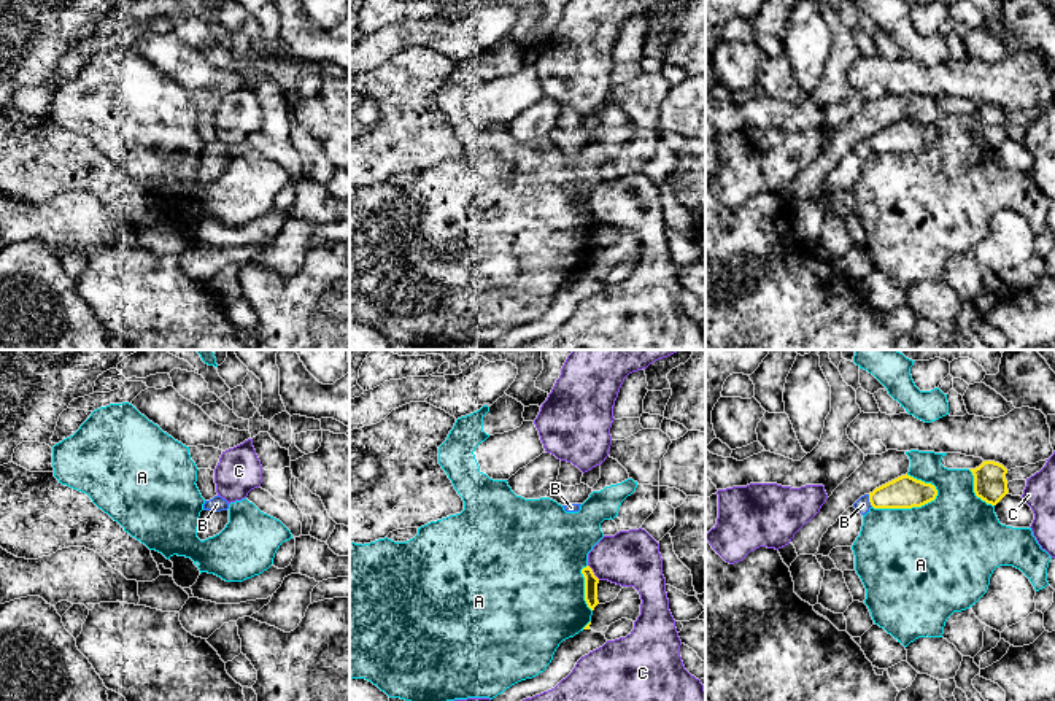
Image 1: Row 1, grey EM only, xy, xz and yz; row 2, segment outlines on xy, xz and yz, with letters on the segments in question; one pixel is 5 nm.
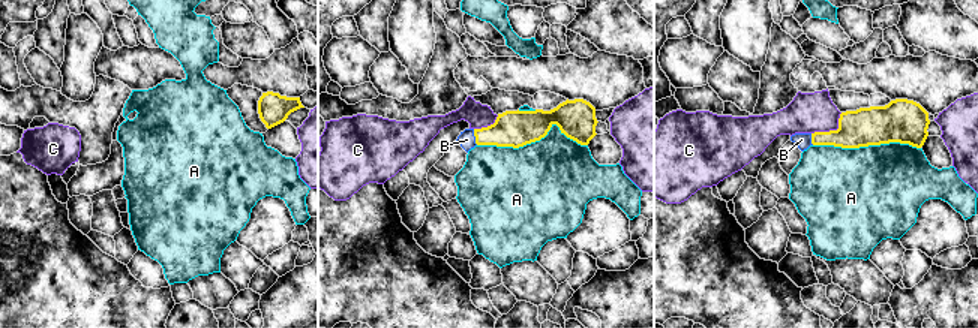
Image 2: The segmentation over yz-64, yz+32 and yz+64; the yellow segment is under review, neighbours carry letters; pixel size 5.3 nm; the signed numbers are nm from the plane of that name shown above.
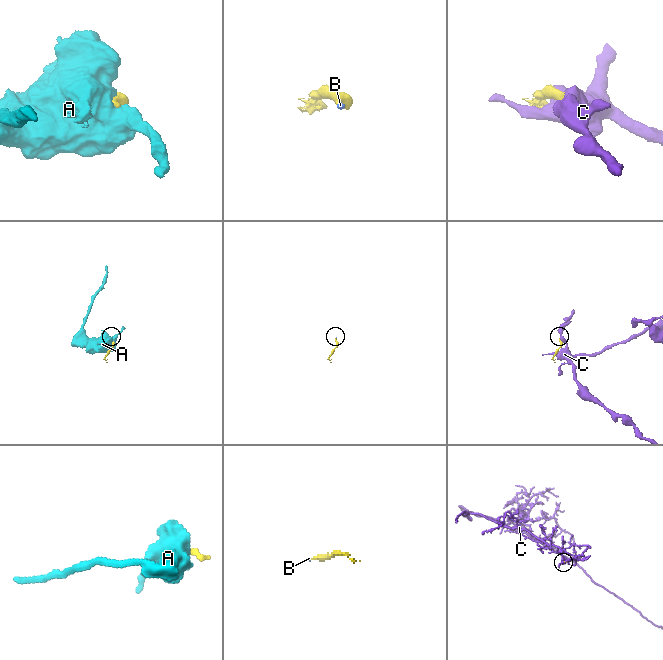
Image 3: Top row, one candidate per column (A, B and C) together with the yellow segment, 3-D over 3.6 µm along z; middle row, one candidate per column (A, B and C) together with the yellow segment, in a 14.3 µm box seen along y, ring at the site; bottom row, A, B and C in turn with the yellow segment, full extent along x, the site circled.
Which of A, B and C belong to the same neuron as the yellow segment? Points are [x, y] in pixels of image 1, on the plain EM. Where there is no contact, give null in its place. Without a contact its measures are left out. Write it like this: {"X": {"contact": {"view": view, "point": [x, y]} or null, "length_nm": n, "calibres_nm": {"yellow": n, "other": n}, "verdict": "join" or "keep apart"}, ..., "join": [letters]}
{"A": {"contact": {"view": "yz", "point": [908, 151]}, "length_nm": 340, "calibres_nm": {"yellow": 160, "other": 500}, "verdict": "keep apart"}, "B": {"contact": {"view": "yz", "point": [869, 145]}, "length_nm": 70, "calibres_nm": {"yellow": 160, "other": 70}, "verdict": "join"}, "C": {"contact": {"view": "xz", "point": [593, 216]}, "length_nm": 100, "calibres_nm": {"yellow": 70, "other": 280}, "verdict": "keep apart"}, "join": ["B"]}

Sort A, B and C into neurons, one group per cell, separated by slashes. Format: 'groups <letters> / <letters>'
groups A / B / C

